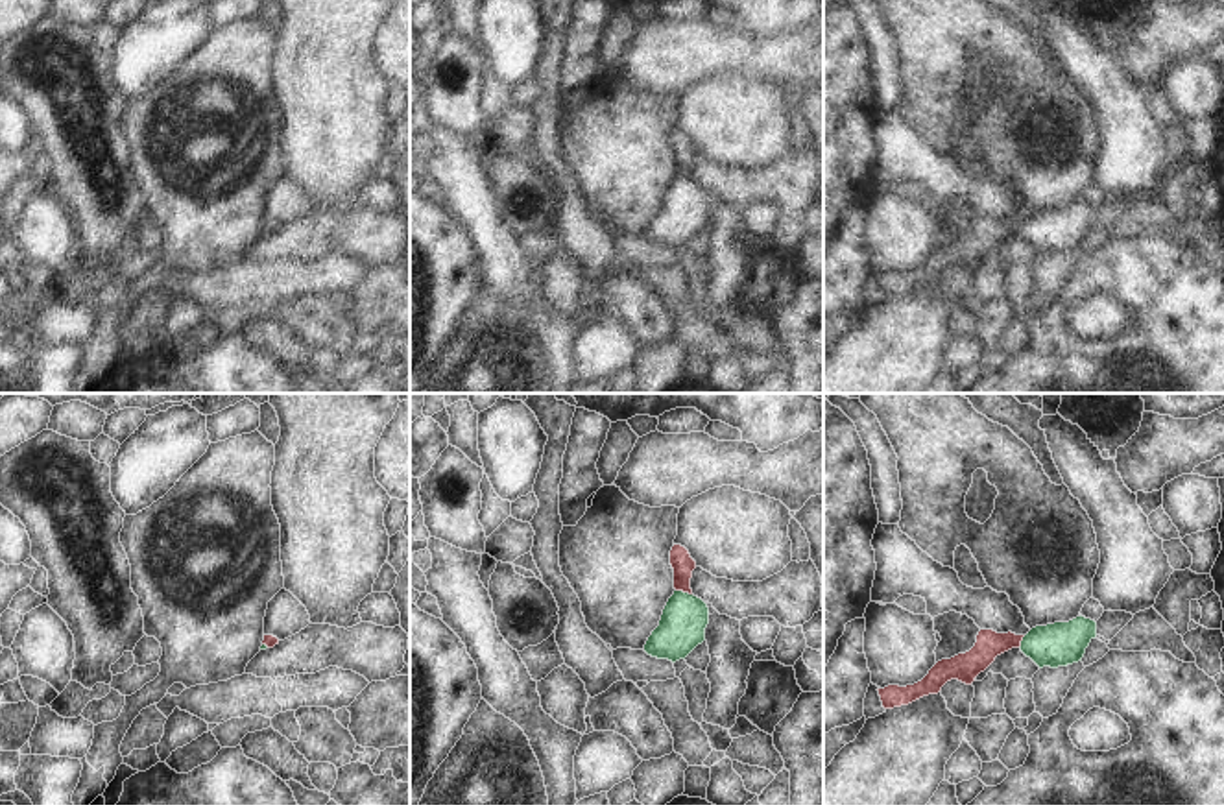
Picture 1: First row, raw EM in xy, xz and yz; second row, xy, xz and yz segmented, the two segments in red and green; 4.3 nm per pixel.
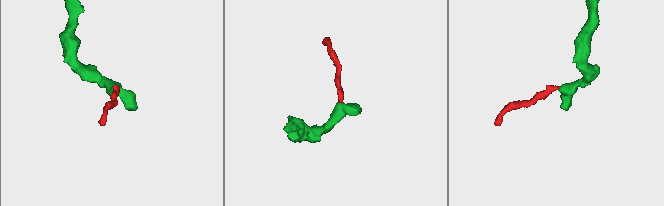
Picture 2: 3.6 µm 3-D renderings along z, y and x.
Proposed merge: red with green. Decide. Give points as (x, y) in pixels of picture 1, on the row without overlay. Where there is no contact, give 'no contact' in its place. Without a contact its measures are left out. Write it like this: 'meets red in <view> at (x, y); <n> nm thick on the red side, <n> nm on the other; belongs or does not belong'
meets red in xz at (684, 178); 90 nm thick on the red side, 200 nm on the other; belongs

